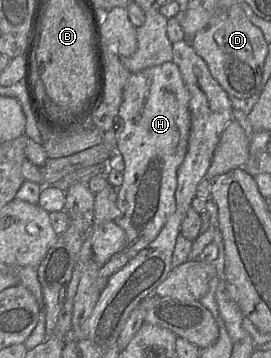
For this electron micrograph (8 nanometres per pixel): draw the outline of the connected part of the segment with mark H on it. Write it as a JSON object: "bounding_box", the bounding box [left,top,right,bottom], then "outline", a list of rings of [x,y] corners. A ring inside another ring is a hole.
{"bounding_box":[114,61,191,257],"outline":[[[170,61],[132,73],[123,89],[119,117],[120,132],[116,152],[123,157],[124,170],[123,183],[117,189],[118,215],[114,222],[125,232],[126,245],[123,251],[134,257],[155,240],[176,210],[177,171],[187,152],[191,126],[189,93],[178,66]]]}

